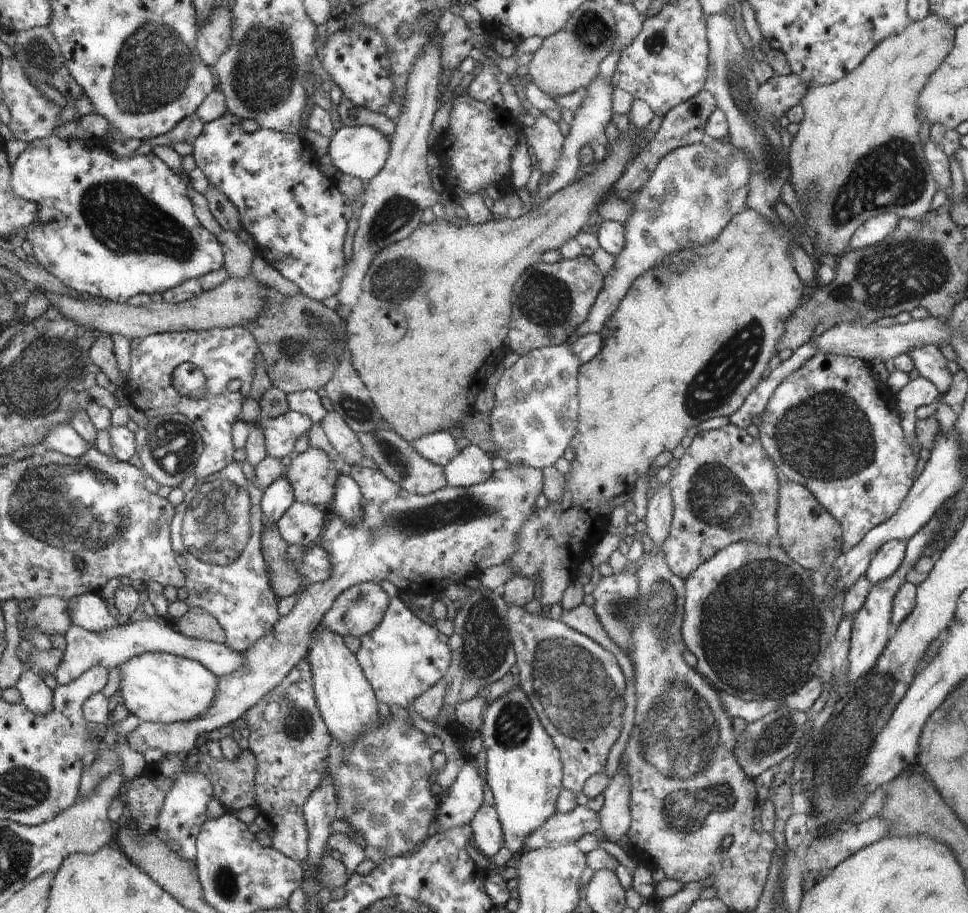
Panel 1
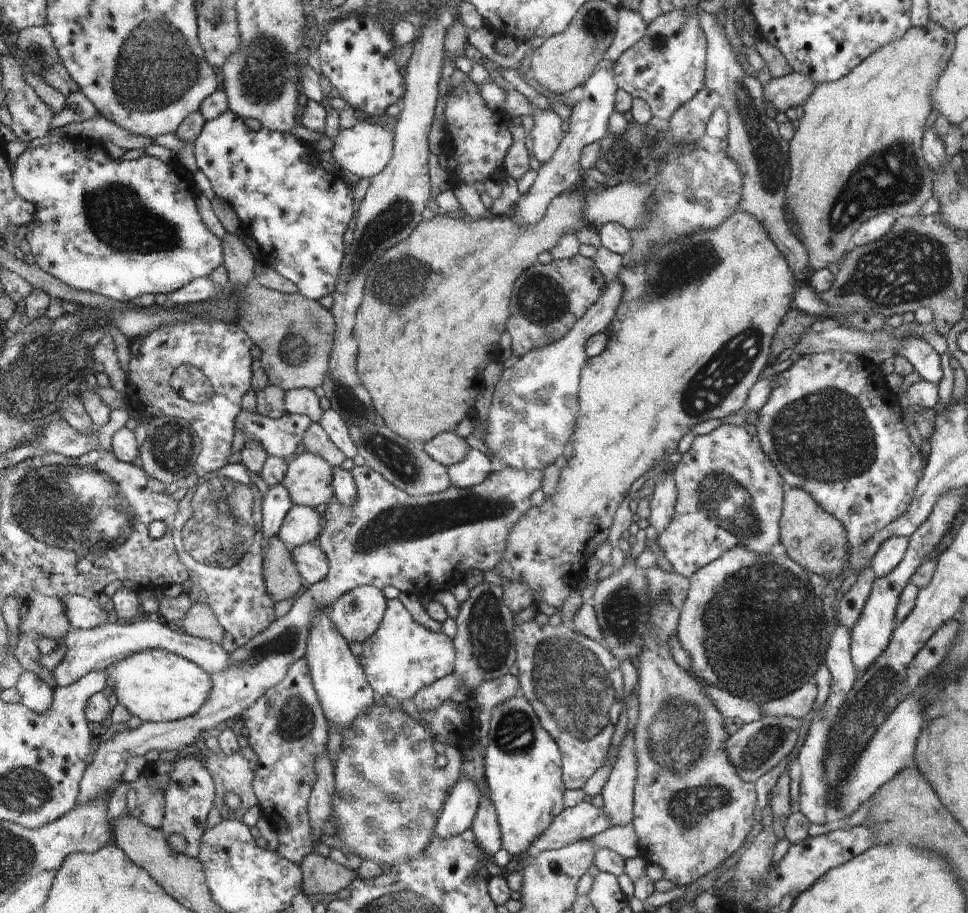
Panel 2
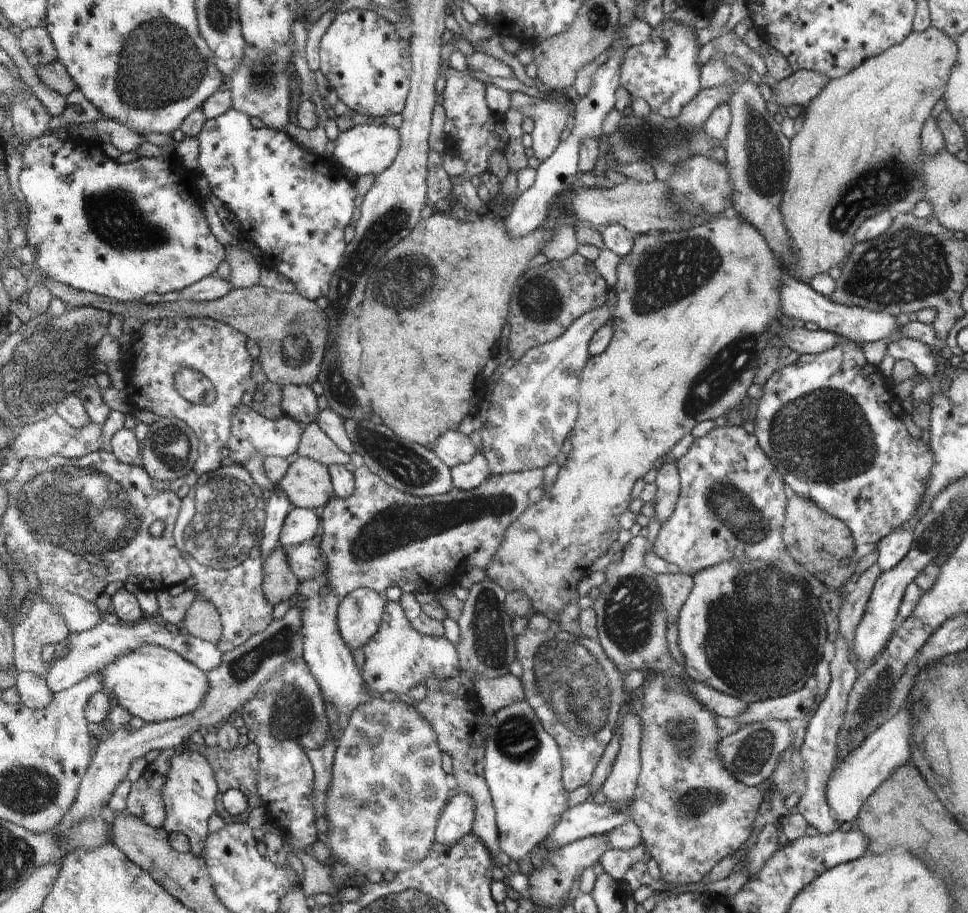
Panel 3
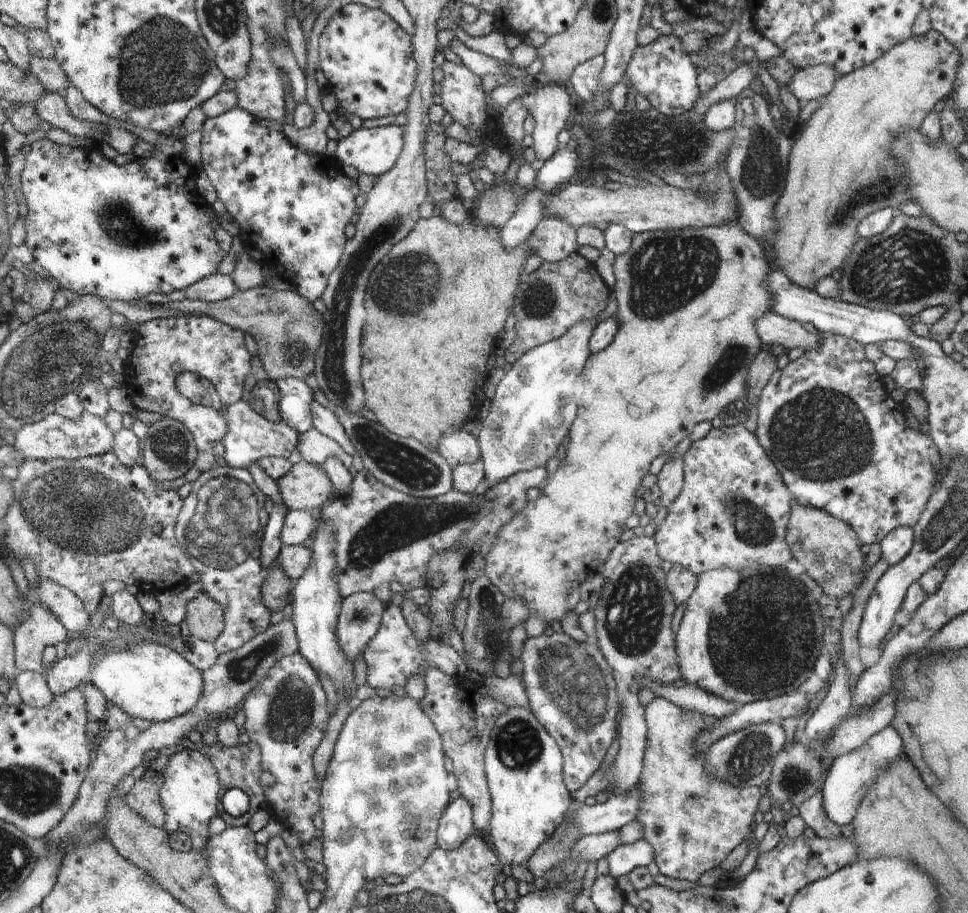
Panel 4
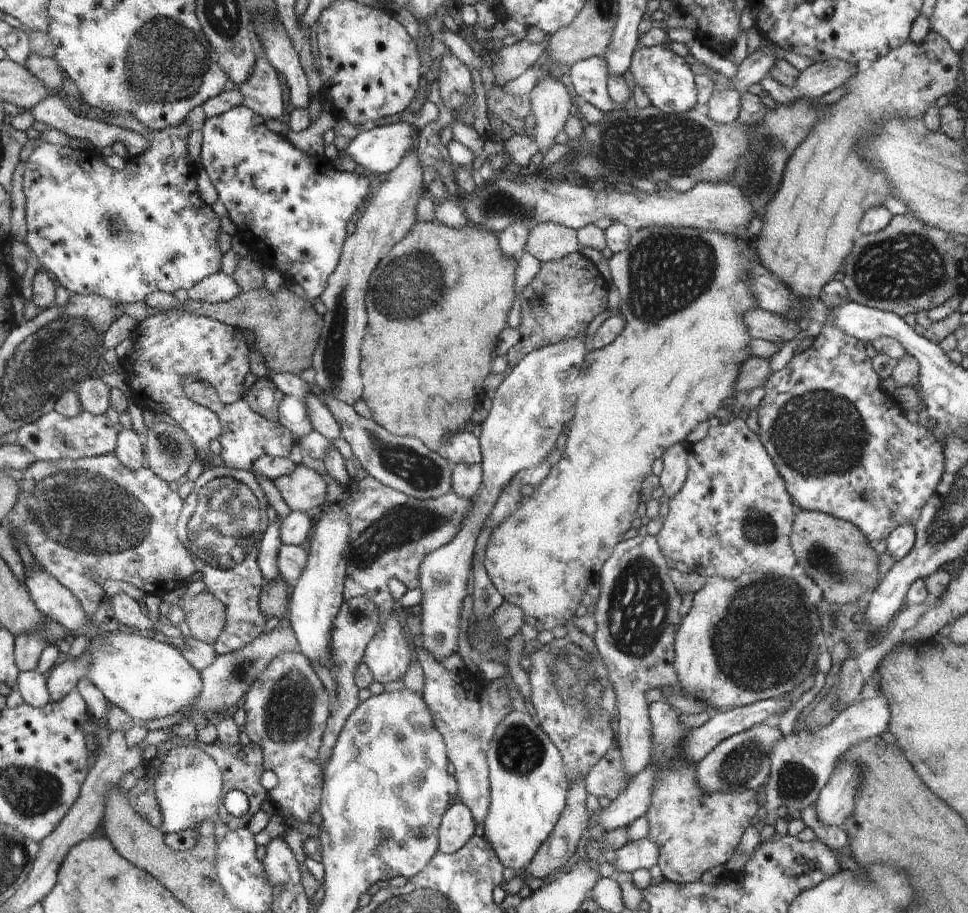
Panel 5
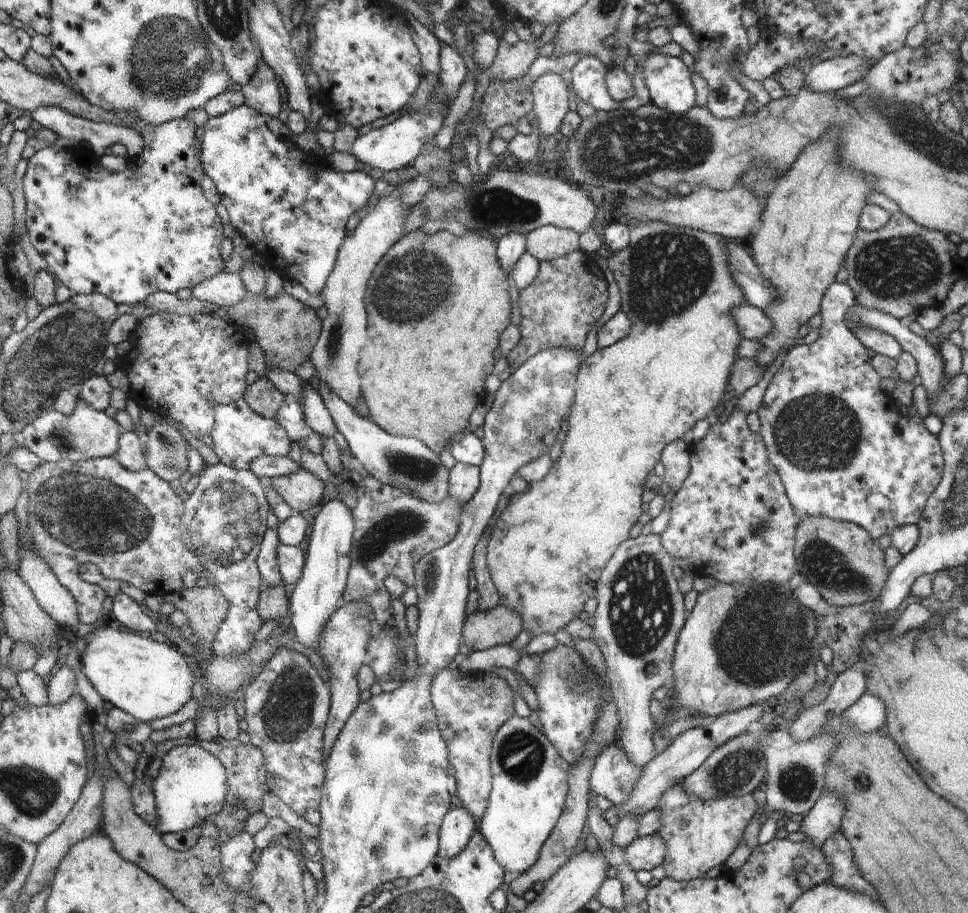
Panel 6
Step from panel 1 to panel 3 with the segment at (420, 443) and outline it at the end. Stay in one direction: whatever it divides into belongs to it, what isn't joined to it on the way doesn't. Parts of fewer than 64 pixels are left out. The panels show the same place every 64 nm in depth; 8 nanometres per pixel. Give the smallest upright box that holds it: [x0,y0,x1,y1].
[432,430,479,469]

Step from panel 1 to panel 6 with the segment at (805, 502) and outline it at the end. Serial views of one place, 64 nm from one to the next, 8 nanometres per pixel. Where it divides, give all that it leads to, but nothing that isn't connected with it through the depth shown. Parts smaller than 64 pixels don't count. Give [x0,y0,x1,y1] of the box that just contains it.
[796,517,890,607]

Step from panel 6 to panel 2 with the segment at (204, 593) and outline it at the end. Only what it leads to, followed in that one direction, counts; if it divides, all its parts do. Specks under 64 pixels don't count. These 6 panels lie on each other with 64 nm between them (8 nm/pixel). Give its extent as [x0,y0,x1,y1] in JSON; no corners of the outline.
[181,603,226,645]

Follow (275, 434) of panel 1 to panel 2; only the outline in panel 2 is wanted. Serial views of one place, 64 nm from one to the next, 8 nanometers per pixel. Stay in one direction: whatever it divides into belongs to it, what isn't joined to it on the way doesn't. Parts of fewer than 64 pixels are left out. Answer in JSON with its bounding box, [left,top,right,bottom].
[236,408,311,459]

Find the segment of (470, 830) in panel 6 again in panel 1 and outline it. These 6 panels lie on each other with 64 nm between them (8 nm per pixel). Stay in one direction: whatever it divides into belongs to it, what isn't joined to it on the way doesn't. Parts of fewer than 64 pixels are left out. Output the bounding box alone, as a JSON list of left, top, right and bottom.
[437,756,486,832]

